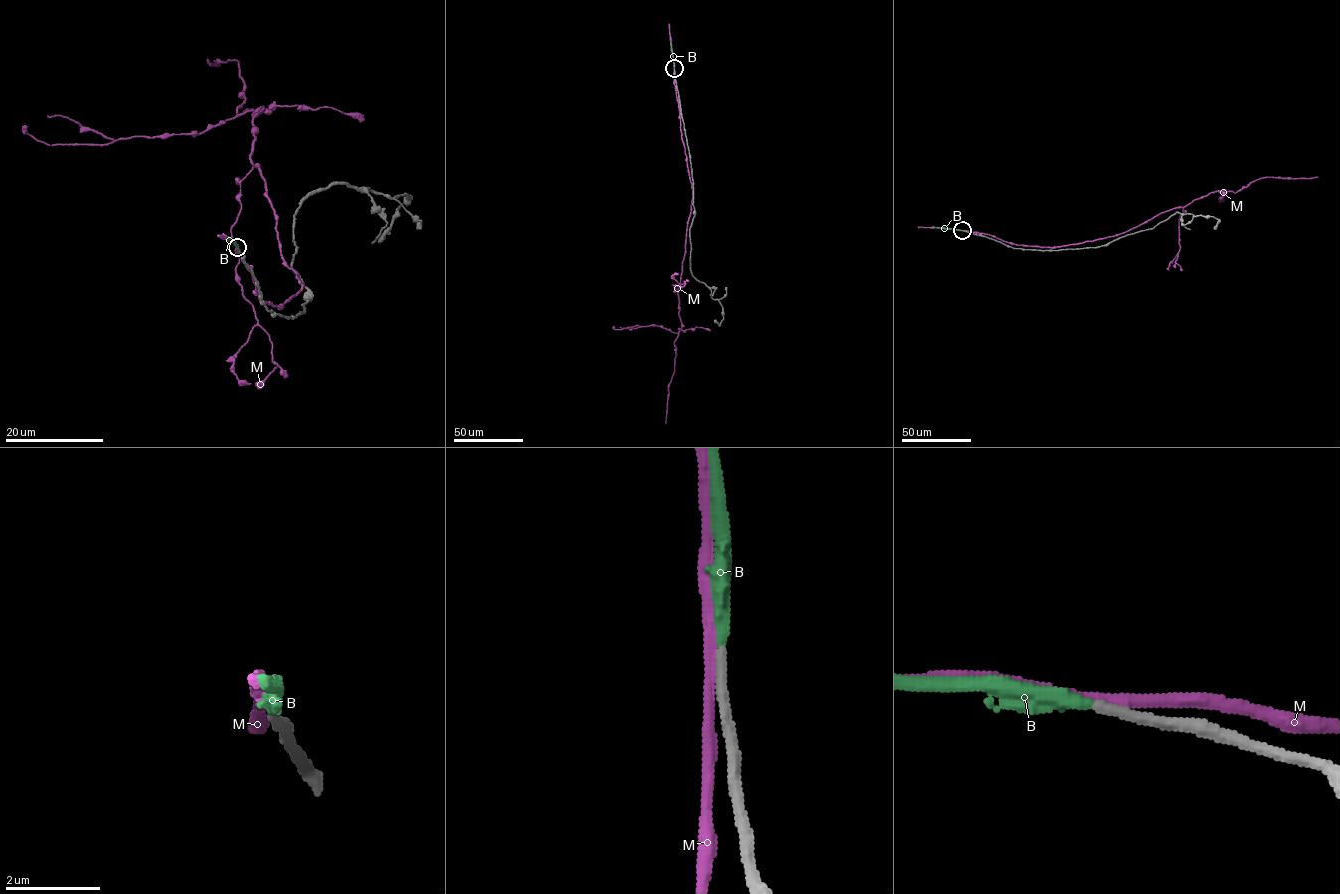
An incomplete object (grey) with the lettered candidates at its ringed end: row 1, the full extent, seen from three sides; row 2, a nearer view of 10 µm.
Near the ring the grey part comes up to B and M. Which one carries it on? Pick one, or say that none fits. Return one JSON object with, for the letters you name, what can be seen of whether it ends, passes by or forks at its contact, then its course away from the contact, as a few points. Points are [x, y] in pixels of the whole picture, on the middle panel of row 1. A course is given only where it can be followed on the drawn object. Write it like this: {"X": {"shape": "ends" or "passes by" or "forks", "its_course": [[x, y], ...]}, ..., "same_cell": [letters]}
{"B": {"shape": "ends", "its_course": [[674, 68], [671, 39]]}, "same_cell": ["B"]}

